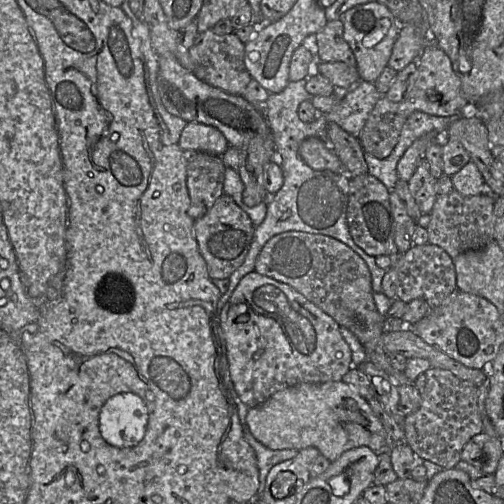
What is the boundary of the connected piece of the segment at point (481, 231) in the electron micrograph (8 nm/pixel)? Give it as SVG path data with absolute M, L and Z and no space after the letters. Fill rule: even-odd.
M451 176L437 179L436 200L430 212L427 226L428 243L443 249L452 259L468 250L479 250L494 240L494 195L489 192L474 196L460 194L453 186Z

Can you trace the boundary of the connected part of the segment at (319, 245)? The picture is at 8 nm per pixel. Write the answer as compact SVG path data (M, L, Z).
M302 231L283 232L266 242L256 259L254 271L291 286L332 317L339 326L349 329L363 345L368 360L384 371L397 387L413 384L404 372L396 370L390 363L382 343L385 316L378 312L373 299L371 273L365 261L346 244L322 234Z

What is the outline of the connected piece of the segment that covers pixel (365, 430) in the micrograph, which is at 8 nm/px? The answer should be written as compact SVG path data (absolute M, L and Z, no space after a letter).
M343 381L326 383L302 383L275 392L264 403L249 408L246 422L254 438L271 450L302 450L315 447L330 462L342 453L360 446L367 446L377 455L388 452L387 435L379 418L372 412L366 399Z

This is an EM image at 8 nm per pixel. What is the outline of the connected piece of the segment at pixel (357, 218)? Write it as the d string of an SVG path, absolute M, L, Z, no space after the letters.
M369 173L350 177L346 219L352 239L368 255L373 257L398 255L399 251L394 242L390 190L376 177Z

